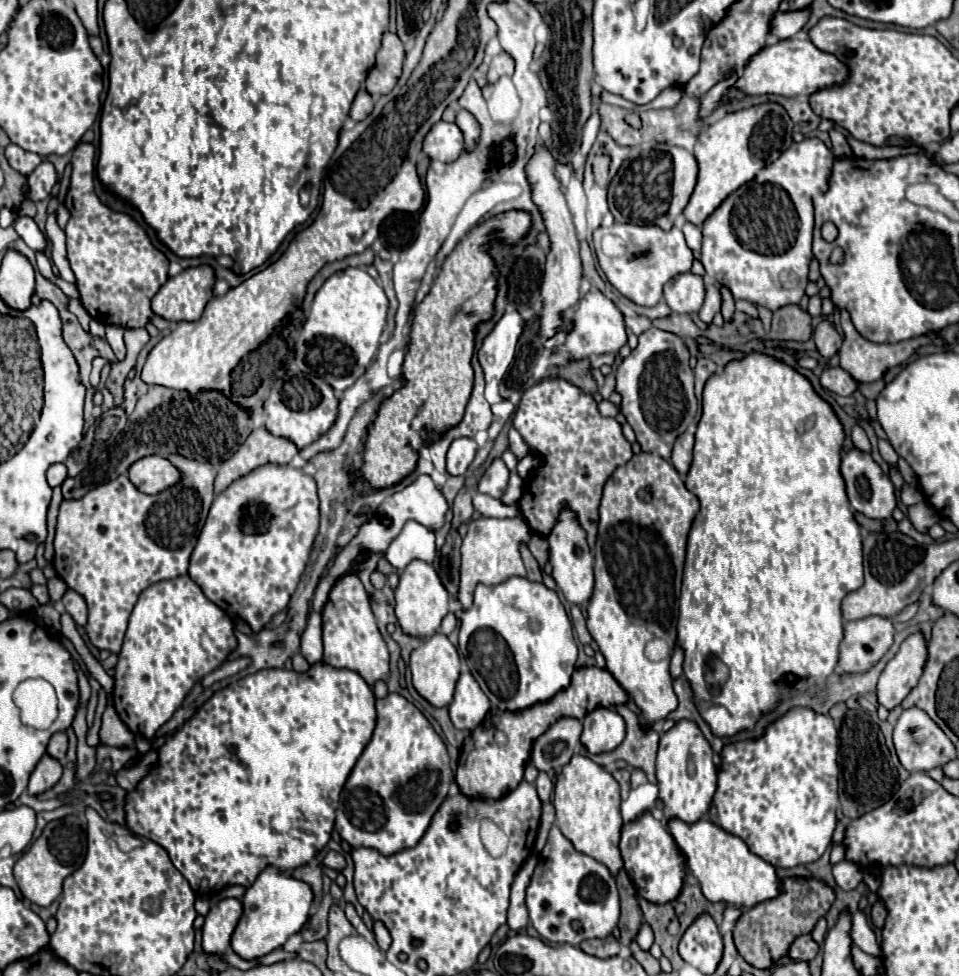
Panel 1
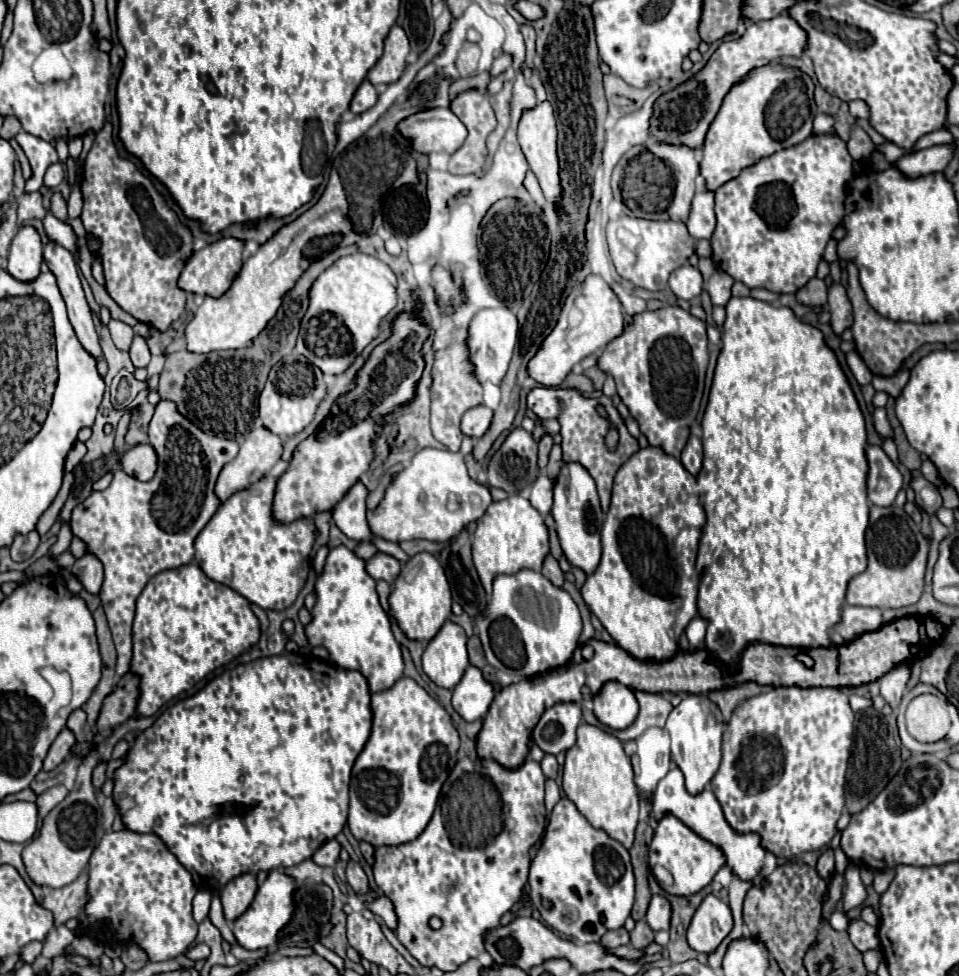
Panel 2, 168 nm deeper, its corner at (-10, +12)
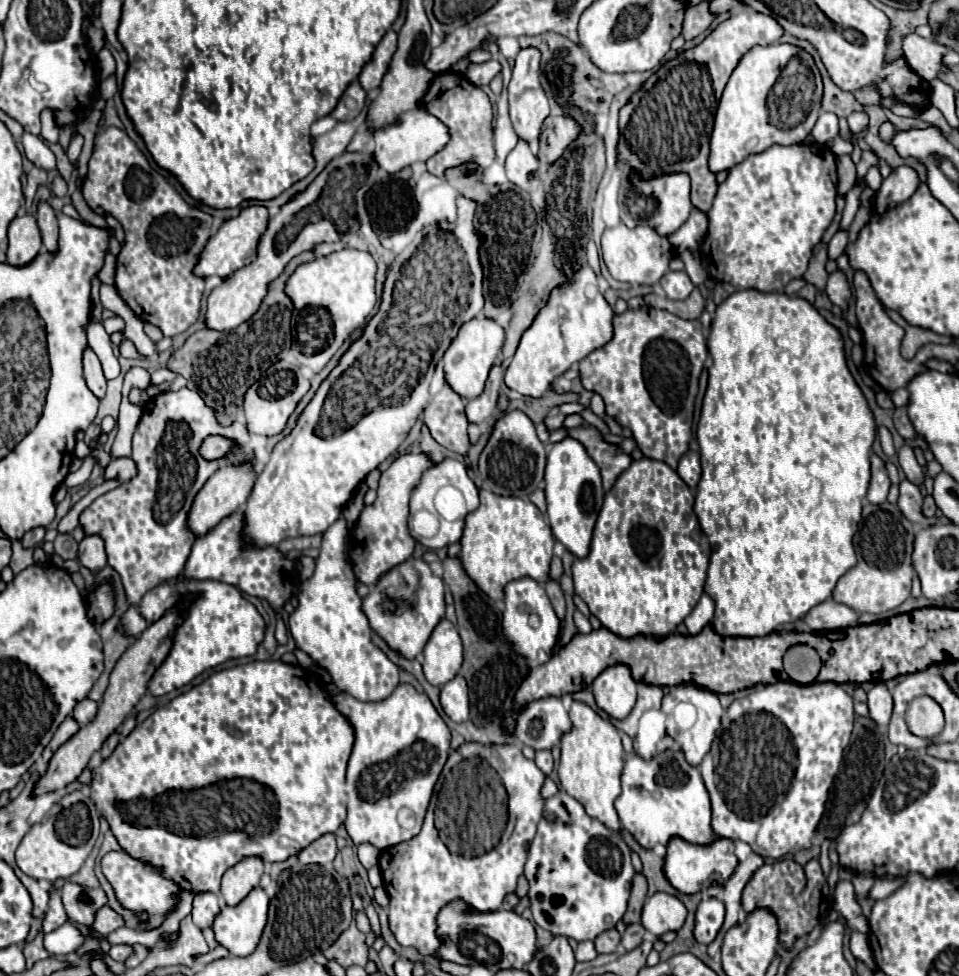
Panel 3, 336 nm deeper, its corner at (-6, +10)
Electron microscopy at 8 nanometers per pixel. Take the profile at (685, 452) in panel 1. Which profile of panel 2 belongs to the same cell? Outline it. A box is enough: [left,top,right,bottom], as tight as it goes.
[680,436,702,476]

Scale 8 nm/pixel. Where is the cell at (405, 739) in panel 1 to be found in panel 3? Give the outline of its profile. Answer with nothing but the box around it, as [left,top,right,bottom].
[320,672,450,850]

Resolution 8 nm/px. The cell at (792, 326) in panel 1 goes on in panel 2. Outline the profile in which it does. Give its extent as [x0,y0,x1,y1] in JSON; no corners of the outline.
[796,276,826,306]

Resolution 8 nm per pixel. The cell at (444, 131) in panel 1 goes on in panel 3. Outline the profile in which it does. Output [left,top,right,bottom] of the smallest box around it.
[374,106,450,172]

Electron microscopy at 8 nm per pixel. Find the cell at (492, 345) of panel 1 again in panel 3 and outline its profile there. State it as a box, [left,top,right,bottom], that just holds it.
[444,314,506,400]

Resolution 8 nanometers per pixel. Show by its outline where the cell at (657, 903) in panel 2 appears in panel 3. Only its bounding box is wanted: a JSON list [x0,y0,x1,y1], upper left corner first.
[642,892,684,936]

